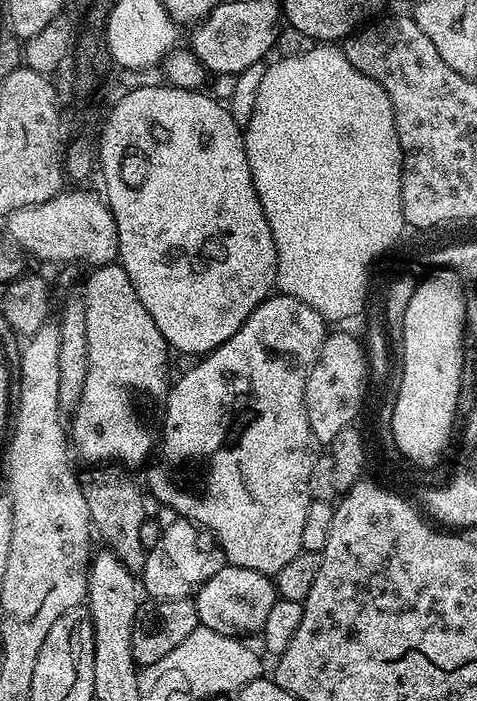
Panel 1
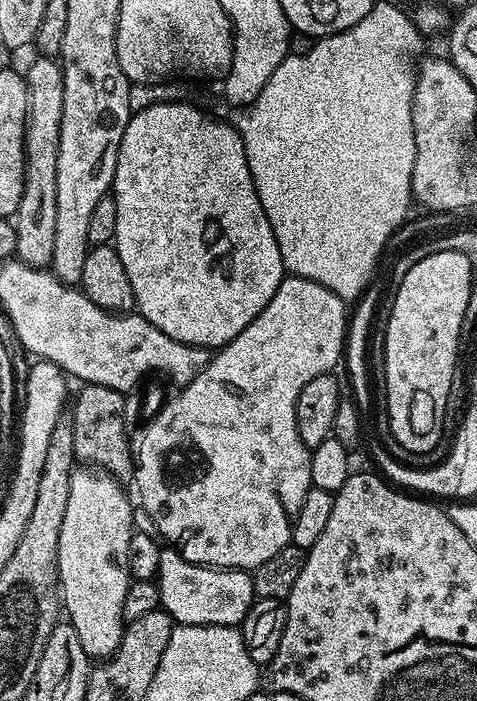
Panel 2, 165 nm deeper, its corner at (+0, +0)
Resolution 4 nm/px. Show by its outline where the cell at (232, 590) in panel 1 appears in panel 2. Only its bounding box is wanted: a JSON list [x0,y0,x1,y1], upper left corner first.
[155,545,256,627]

